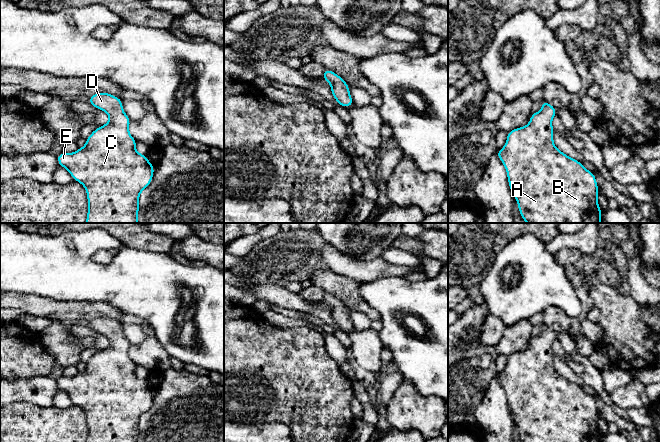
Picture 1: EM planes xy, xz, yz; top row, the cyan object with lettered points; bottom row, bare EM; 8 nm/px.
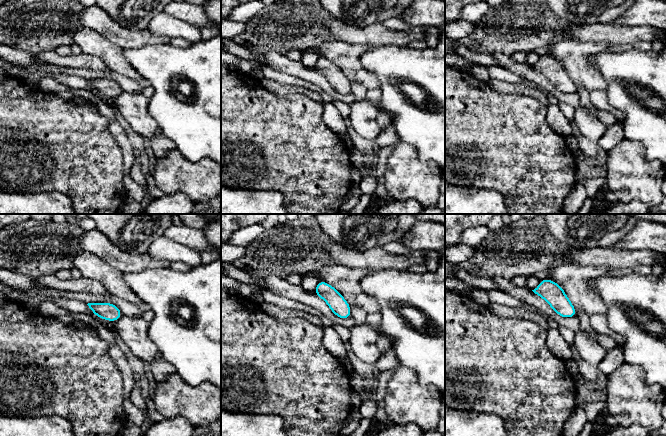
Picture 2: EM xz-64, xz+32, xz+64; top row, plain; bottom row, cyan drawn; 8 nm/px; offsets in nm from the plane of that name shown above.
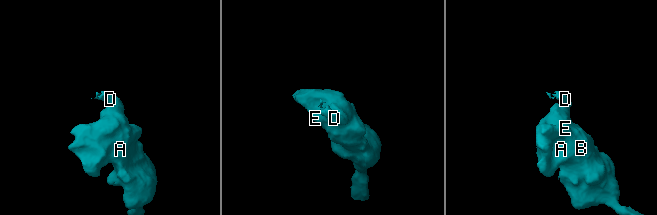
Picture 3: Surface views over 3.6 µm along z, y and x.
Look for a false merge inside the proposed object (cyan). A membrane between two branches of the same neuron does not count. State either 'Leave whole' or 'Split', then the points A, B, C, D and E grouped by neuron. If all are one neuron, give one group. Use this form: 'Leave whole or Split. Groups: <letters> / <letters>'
Leave whole. Groups: A B C D E

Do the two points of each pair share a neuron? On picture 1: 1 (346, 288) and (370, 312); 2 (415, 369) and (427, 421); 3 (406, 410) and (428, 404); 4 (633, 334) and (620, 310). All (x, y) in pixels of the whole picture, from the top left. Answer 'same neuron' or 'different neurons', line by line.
1: same neuron
2: different neurons
3: same neuron
4: same neuron

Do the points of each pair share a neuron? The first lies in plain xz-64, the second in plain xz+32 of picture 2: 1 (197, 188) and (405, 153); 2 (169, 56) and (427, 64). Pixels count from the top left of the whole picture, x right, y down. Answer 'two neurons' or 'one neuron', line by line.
1: one neuron
2: one neuron

